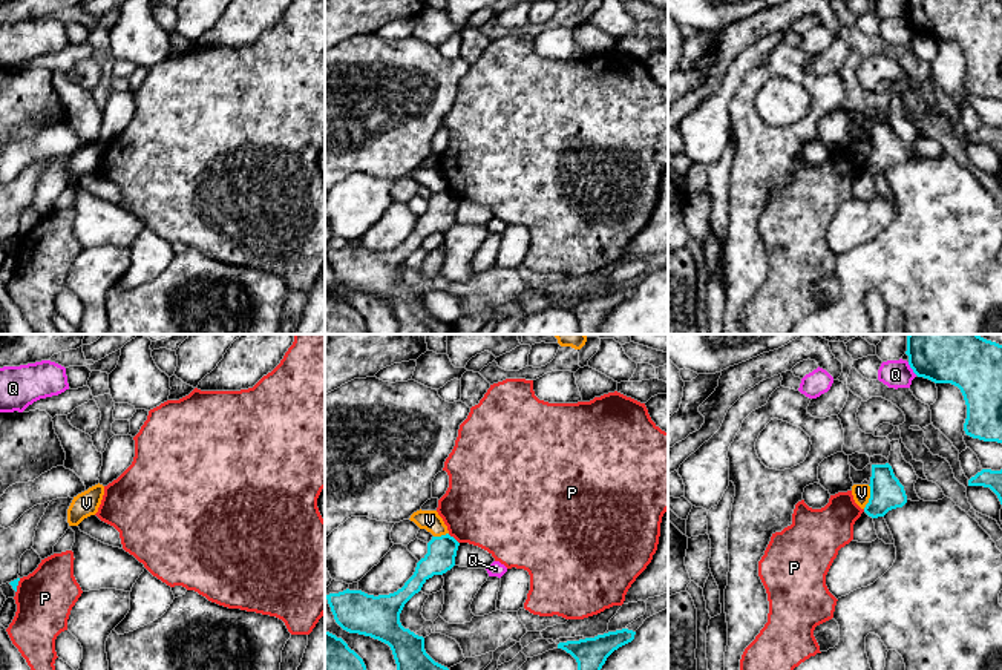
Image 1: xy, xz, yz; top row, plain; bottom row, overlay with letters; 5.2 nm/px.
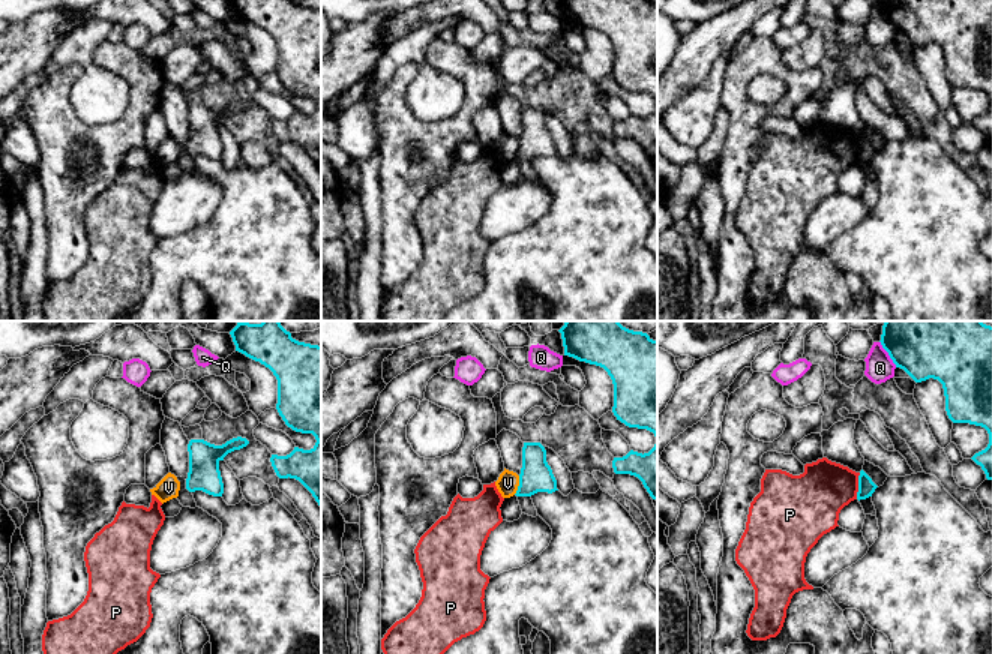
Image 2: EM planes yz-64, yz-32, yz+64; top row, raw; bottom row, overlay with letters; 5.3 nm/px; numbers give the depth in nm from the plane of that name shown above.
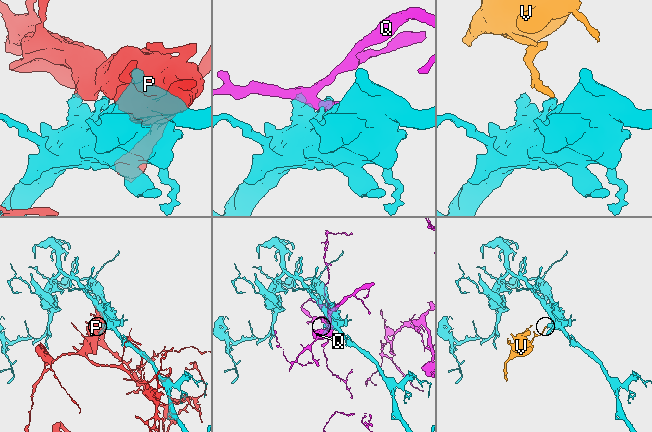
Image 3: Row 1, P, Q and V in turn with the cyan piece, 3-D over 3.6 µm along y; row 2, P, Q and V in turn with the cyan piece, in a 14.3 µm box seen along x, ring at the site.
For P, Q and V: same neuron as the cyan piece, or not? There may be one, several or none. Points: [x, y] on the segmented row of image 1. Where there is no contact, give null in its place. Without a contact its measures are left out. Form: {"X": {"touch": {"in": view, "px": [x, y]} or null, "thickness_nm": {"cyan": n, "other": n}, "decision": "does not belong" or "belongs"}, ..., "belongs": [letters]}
{"P": {"touch": {"in": "xz", "px": [454, 538]}, "thickness_nm": {"cyan": 160, "other": 440}, "decision": "does not belong"}, "Q": {"touch": {"in": "yz", "px": [910, 367]}, "thickness_nm": {"cyan": 380, "other": 140}, "decision": "does not belong"}, "V": {"touch": {"in": "yz", "px": [871, 497]}, "thickness_nm": {"cyan": 180, "other": 100}, "decision": "does not belong"}, "belongs": []}

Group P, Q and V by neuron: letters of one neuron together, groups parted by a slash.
P / Q / V

